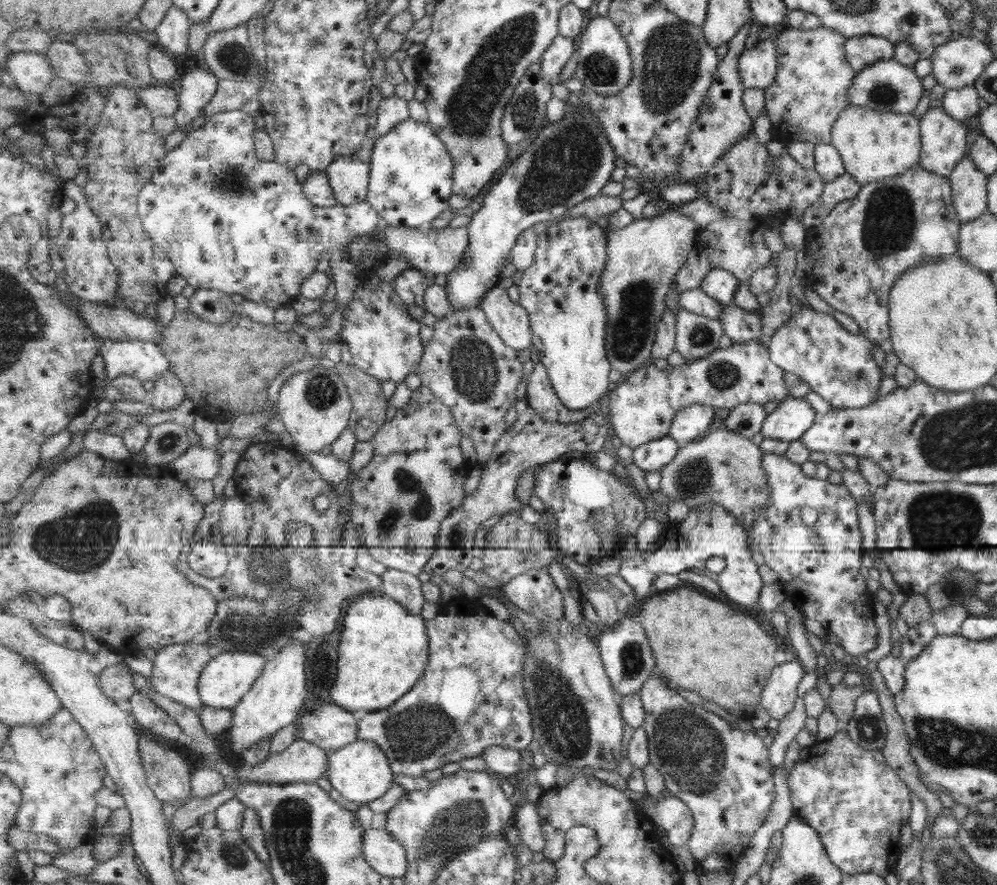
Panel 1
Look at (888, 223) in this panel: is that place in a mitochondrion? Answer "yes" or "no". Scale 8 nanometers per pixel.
yes

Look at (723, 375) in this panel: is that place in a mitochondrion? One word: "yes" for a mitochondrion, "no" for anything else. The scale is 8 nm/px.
yes

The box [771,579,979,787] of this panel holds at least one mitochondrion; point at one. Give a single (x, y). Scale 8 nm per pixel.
(868, 728)

